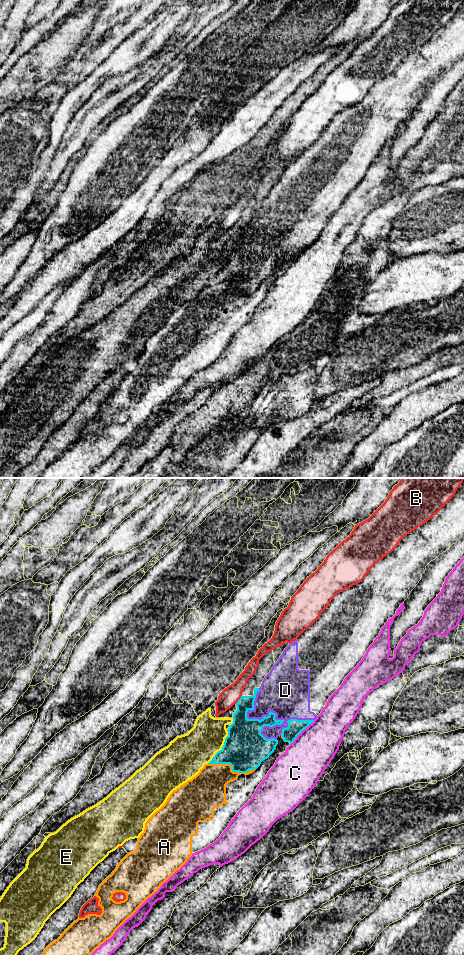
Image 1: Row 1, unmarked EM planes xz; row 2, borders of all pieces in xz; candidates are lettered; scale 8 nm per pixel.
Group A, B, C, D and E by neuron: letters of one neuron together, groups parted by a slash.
A / B / C / D / E

